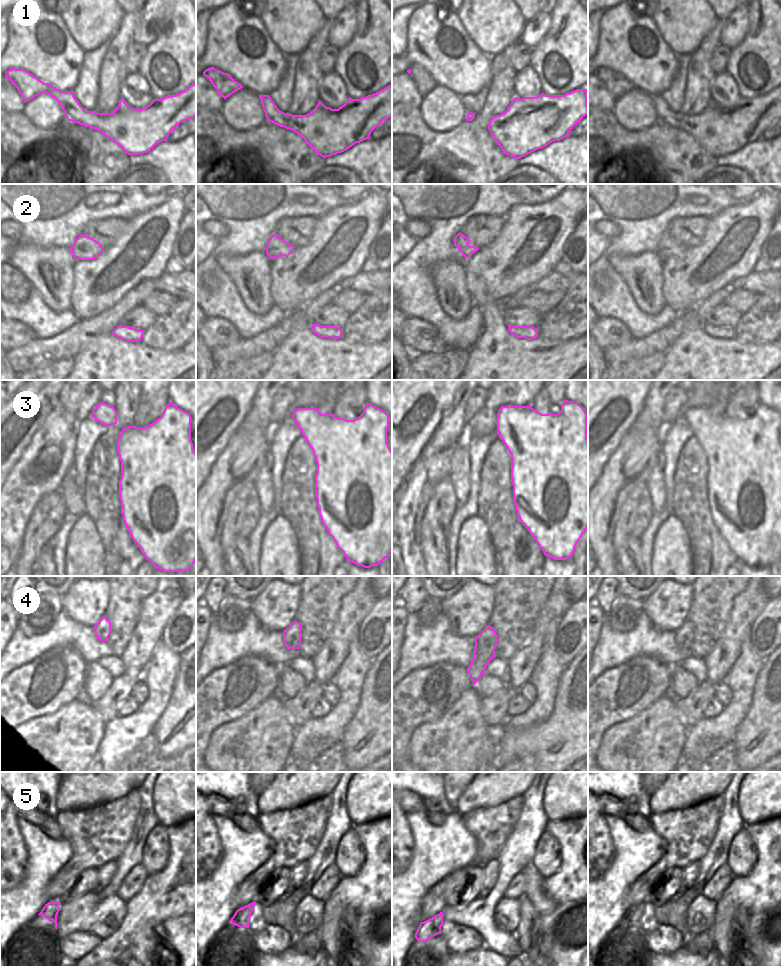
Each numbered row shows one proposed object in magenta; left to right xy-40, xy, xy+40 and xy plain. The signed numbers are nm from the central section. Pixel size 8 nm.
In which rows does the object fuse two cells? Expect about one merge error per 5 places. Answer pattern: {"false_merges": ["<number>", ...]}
{"false_merges": []}

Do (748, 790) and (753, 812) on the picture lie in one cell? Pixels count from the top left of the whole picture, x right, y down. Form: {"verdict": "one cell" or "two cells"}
{"verdict": "one cell"}

